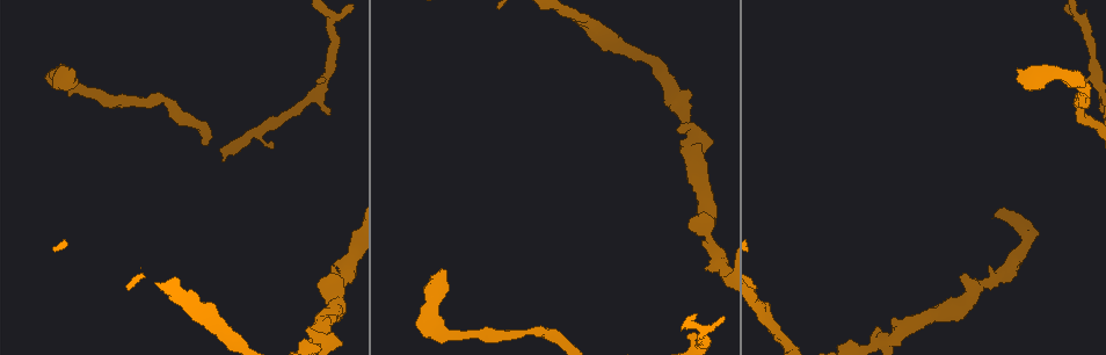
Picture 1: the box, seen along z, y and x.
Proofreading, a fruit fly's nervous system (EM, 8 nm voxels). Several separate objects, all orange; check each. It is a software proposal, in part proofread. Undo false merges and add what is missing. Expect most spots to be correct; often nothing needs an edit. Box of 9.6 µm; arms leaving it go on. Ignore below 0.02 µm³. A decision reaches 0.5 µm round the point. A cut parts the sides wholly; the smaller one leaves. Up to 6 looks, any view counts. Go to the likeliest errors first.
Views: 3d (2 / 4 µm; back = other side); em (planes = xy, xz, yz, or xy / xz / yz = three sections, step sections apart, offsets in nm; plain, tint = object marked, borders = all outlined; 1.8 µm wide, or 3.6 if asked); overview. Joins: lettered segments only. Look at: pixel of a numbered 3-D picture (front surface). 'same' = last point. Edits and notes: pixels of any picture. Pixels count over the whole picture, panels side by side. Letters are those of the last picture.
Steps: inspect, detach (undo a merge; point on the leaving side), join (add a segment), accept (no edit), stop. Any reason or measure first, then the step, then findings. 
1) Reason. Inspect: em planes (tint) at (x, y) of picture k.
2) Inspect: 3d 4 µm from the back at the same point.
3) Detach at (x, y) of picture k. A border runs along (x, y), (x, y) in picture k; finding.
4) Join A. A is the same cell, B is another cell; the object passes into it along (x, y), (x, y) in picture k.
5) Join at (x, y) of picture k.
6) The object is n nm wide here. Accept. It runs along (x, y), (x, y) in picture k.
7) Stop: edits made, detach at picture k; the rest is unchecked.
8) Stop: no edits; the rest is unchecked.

Branch stops here. Inspect: em xy step 4 (borders) at (321, 82) of picture 1.

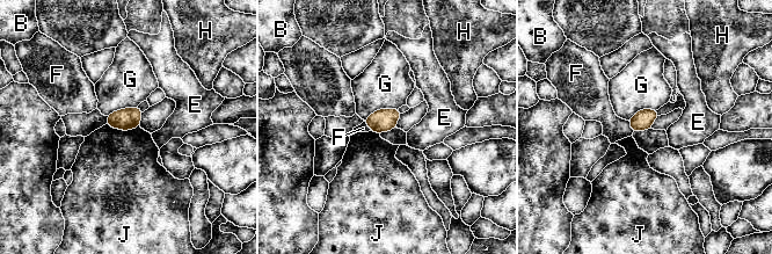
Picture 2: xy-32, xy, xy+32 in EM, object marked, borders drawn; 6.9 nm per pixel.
Inspect: em planes (borders) at the same point.

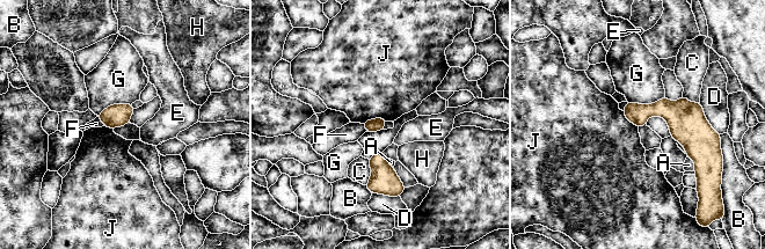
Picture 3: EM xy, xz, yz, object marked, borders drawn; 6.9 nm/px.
Accept. A, B, C, D, E, F, G, H and J are other cells; no lettered segment goes on from it.

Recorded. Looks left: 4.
Inspect: em yz step 4 (tint) at (429, 313) of picture 1.

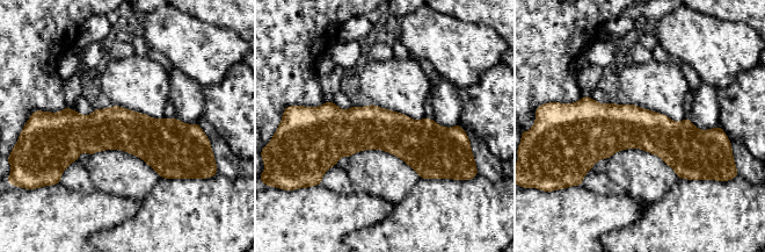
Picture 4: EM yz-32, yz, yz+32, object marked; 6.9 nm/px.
Inspect: em planes (borders) at the same point.

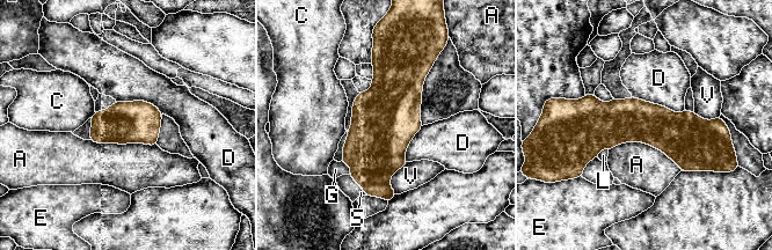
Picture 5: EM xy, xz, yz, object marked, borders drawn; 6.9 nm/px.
Accept. A, C, D, E, G, L, S and V are other cells; a border runs along (632, 96), (674, 111), (685, 110) in picture 5; all the same neuron.

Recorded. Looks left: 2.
Free end. Inspect: 3d 2 µm at (680, 129) of picture 1.

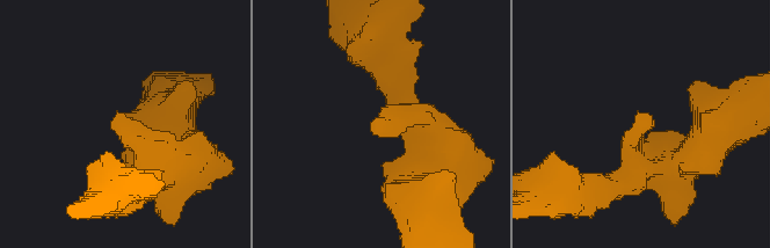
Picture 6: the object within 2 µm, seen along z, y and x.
The arms are 240, 340 nm wide. Inspect: em planes (borders) at (372, 129) of picture 6.

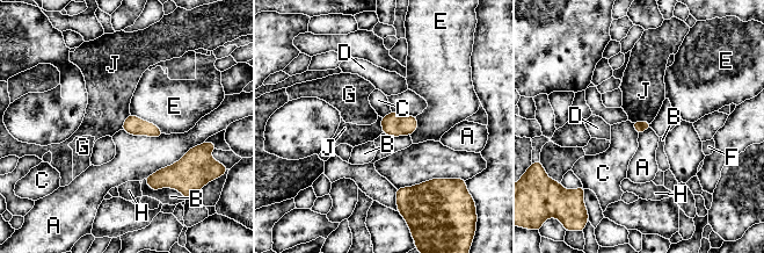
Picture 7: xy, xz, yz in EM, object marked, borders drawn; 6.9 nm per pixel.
Accept. A, B, C, D, E, F, G, H and J are other cells; a border runs along (632, 122), (650, 123) in picture 7; no lettered segment goes on from it.

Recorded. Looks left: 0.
Stop: no edits; the rest is unchecked.

